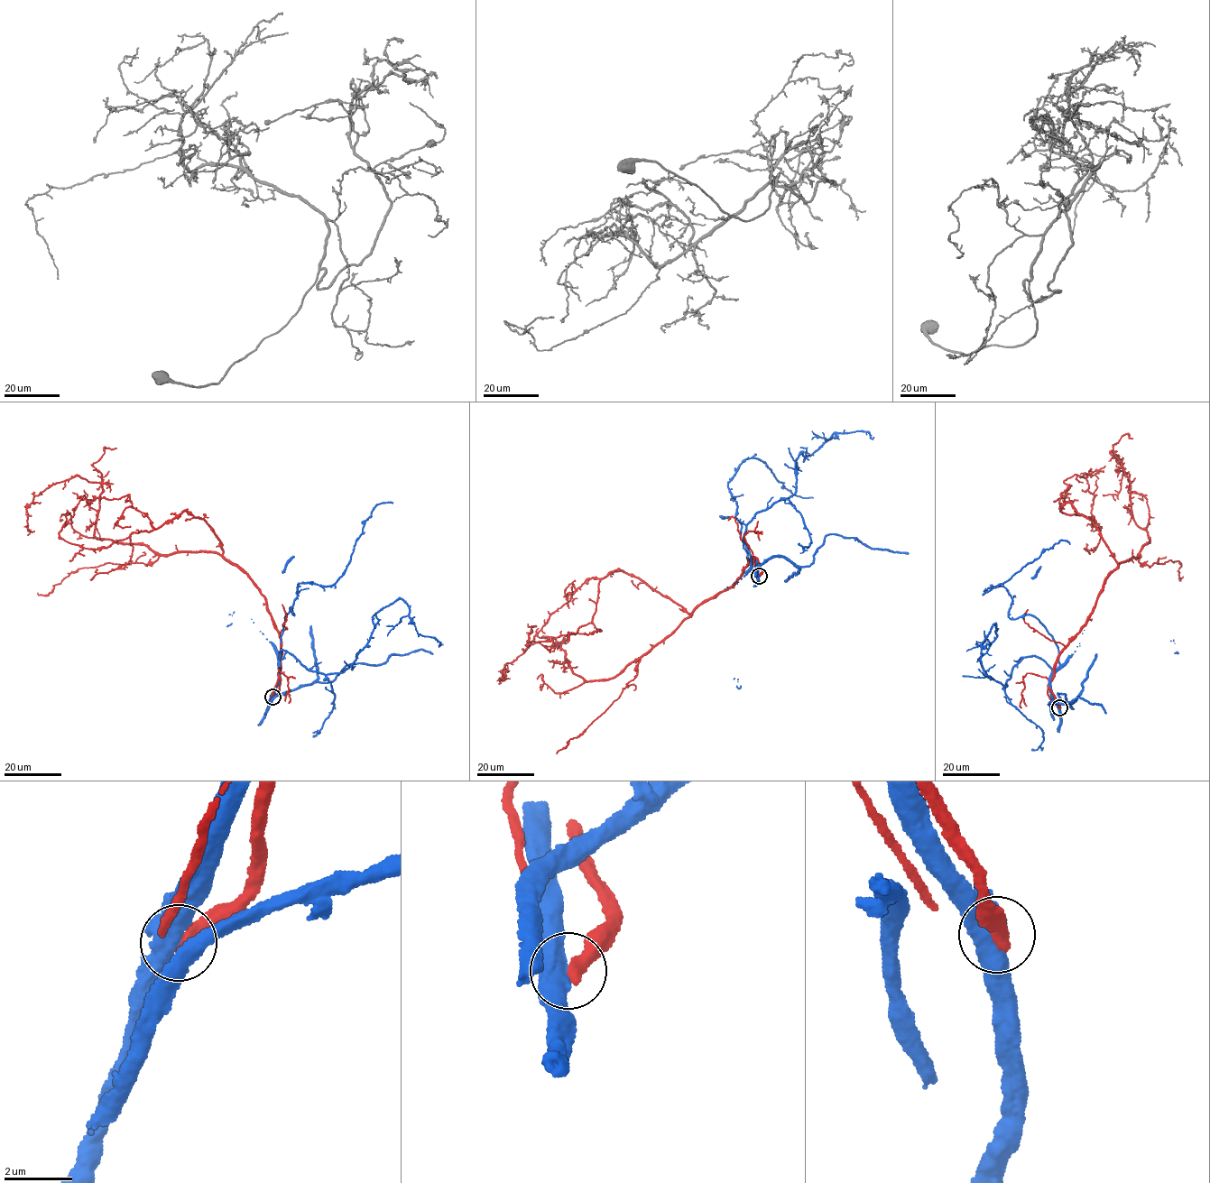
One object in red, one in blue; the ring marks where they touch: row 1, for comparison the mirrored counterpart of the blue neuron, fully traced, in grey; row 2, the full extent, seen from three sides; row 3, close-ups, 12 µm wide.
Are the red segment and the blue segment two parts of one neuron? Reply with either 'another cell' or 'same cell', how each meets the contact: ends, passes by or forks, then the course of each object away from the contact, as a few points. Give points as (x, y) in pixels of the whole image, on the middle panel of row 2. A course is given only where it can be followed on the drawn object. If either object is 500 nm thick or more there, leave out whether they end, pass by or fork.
another cell; red runs (758, 575), (752, 557), (734, 584), (605, 679), (586, 681), (561, 648), (540, 642), (500, 679), (505, 663); blue runs (758, 575), (730, 499), (728, 484), (738, 466), (762, 460), (796, 495), (813, 497)

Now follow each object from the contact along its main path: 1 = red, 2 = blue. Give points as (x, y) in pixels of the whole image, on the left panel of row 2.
1: (272, 697), (277, 630), (235, 566), (218, 554), (100, 540), (102, 485), (78, 475), (34, 496), (33, 531)
2: (272, 697), (282, 625), (290, 608), (294, 614), (299, 583), (334, 585), (376, 505), (392, 503)

